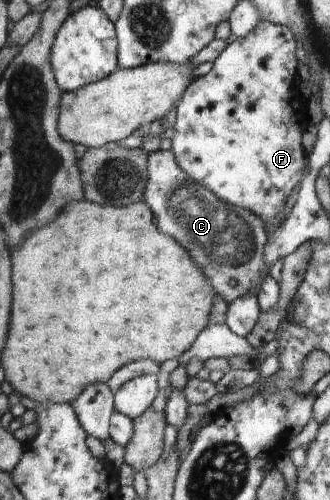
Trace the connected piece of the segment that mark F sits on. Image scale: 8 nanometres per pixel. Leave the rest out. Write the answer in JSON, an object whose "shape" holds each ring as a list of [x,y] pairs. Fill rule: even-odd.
{"shape":[[[259,20],[255,29],[241,39],[235,39],[229,42],[221,54],[213,61],[211,70],[202,77],[198,77],[191,81],[188,89],[183,93],[179,105],[177,105],[176,123],[174,126],[174,136],[172,137],[172,149],[177,157],[177,163],[183,171],[189,176],[191,181],[199,182],[205,186],[207,190],[214,192],[219,199],[230,203],[235,207],[246,209],[254,212],[266,224],[266,231],[272,234],[278,230],[279,223],[283,223],[283,219],[287,219],[287,203],[292,203],[292,196],[295,191],[299,191],[302,186],[303,179],[306,178],[308,163],[311,163],[310,147],[304,142],[307,131],[307,116],[305,110],[305,96],[301,92],[301,78],[299,76],[299,38],[291,28],[274,24],[265,20]]]}

